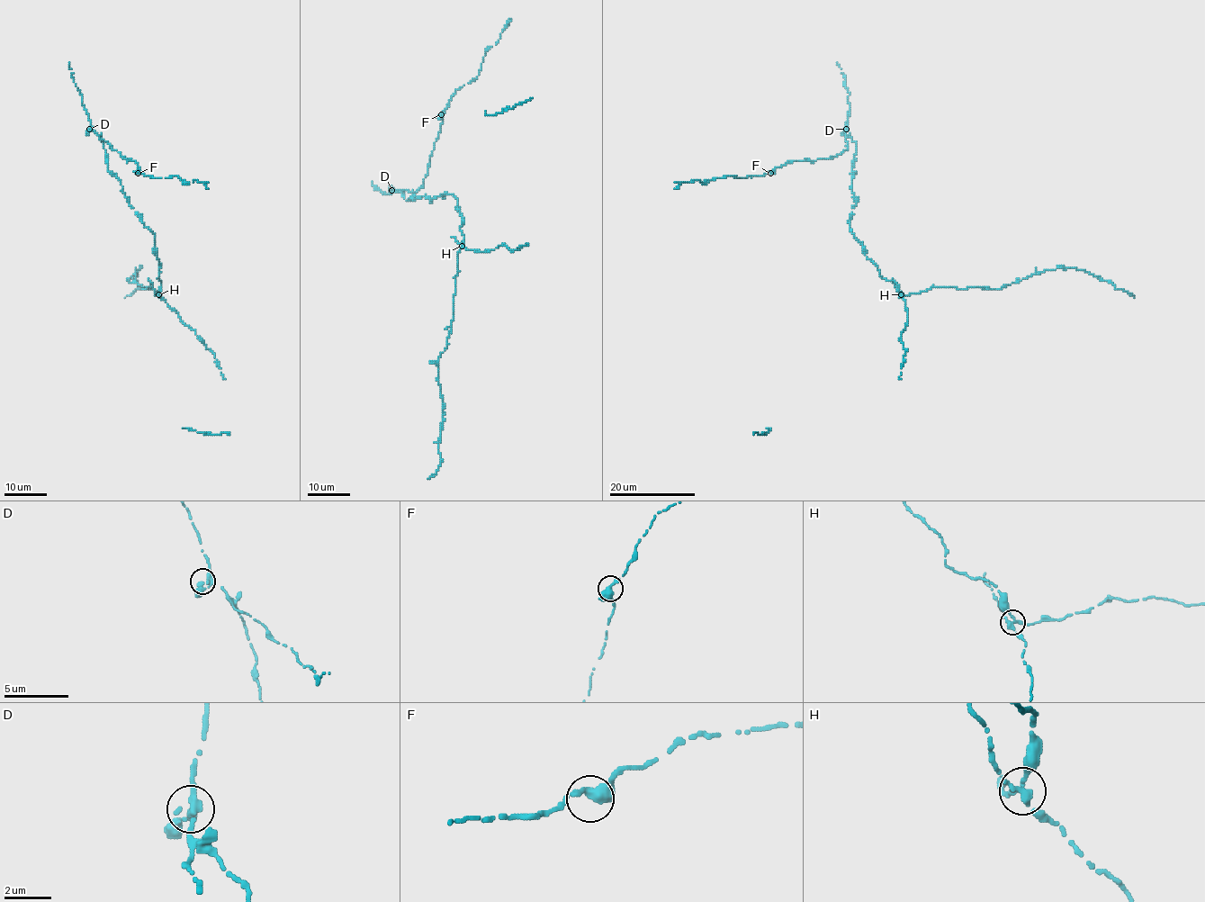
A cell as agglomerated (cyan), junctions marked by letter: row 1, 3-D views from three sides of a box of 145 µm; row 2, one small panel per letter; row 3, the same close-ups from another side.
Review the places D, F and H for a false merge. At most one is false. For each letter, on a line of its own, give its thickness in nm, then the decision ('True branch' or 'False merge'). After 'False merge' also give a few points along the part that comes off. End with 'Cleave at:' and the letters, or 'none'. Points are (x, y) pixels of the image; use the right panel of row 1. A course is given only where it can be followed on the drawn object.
D: Thickness 280 nm. True branch
F: Thickness 320 nm. True branch
H: Thickness 280 nm. False merge. Course of the part to remove: (902, 295), (905, 302), (908, 320), (901, 338), (905, 354), (901, 379)
Cleave at: H

